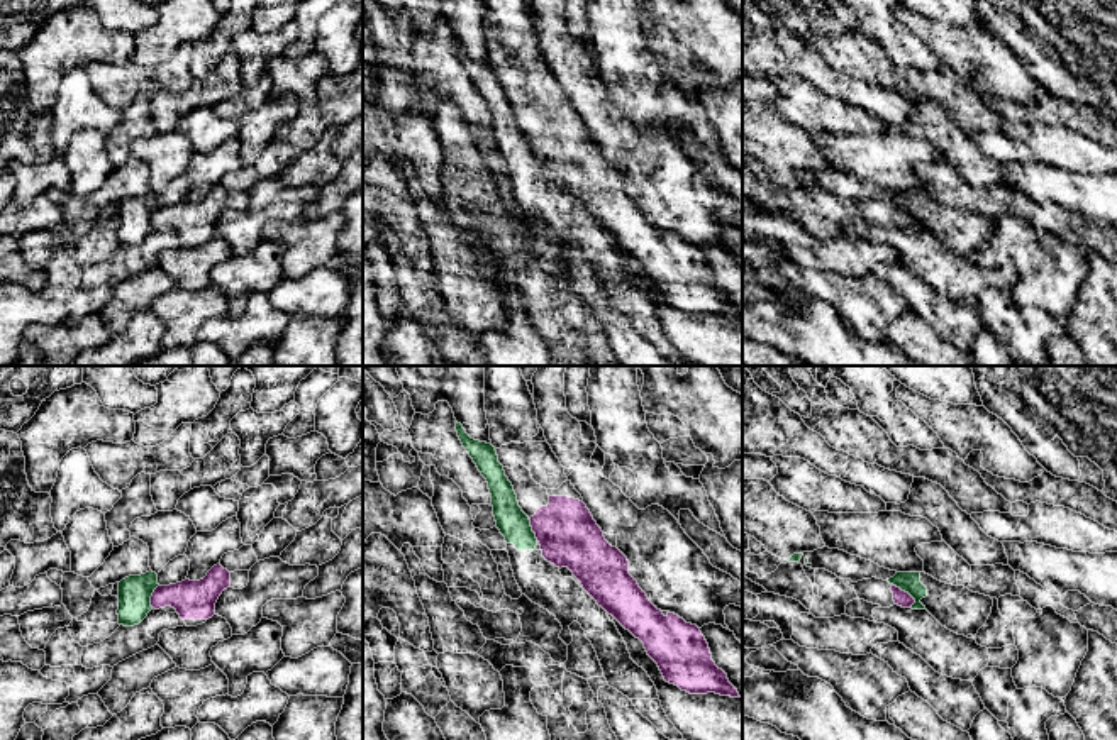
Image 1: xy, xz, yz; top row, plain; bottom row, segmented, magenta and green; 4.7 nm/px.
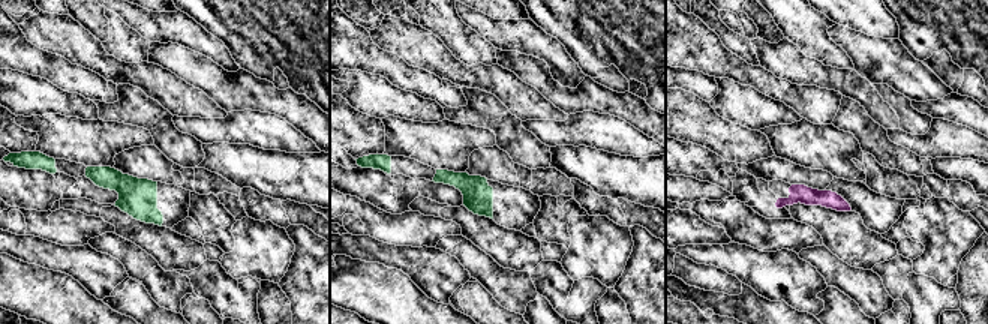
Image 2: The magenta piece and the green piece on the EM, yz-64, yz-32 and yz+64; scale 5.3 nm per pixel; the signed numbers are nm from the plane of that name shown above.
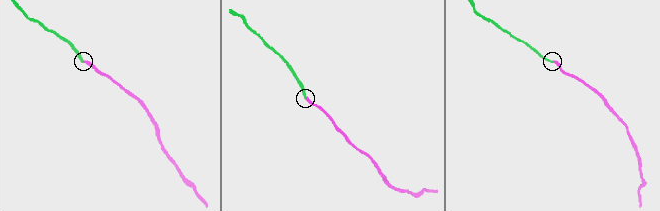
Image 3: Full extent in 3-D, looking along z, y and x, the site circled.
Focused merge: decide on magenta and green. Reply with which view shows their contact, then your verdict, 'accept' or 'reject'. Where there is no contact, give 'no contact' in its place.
yz | reject

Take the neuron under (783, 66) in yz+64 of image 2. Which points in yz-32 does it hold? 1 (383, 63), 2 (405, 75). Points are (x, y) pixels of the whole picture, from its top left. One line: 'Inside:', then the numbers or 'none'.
Inside: none

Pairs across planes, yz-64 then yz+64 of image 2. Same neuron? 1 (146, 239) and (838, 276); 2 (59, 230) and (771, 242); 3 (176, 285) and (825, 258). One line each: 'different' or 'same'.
1: different
2: same
3: same

